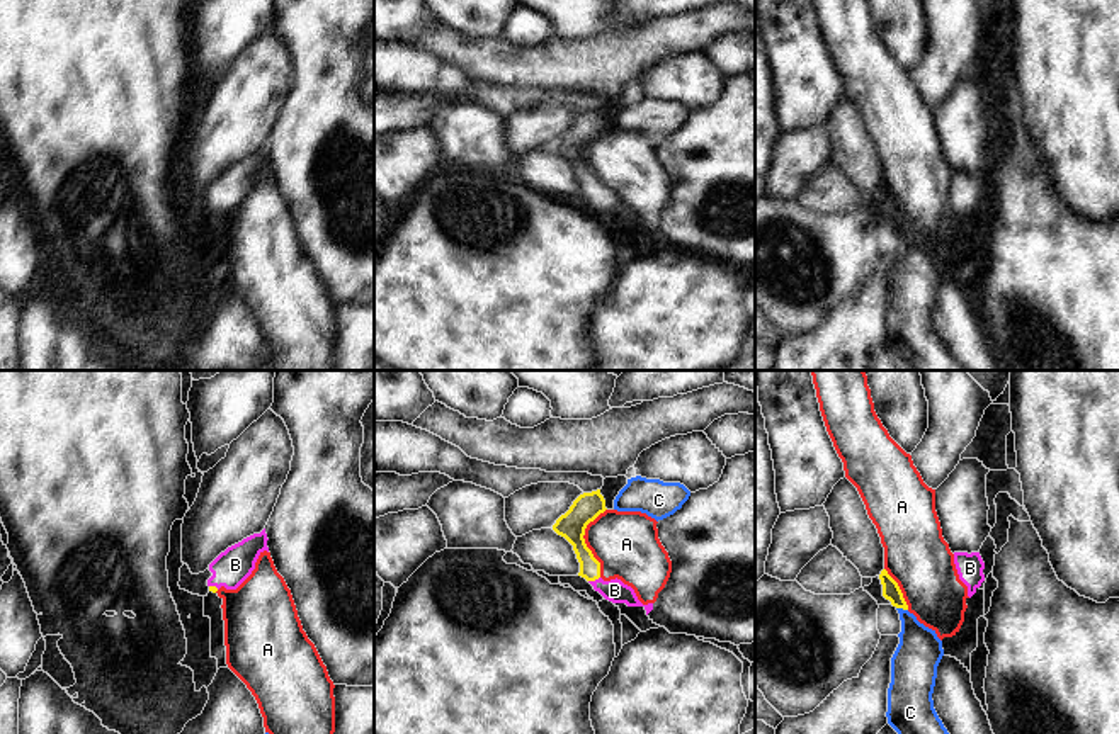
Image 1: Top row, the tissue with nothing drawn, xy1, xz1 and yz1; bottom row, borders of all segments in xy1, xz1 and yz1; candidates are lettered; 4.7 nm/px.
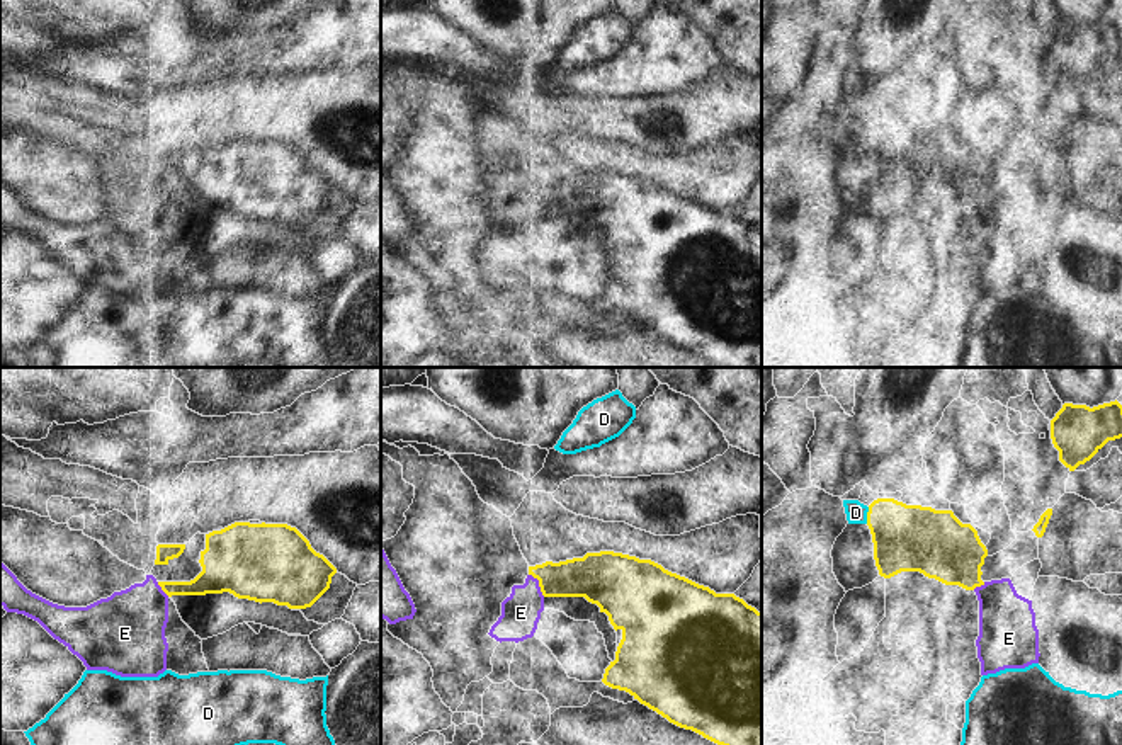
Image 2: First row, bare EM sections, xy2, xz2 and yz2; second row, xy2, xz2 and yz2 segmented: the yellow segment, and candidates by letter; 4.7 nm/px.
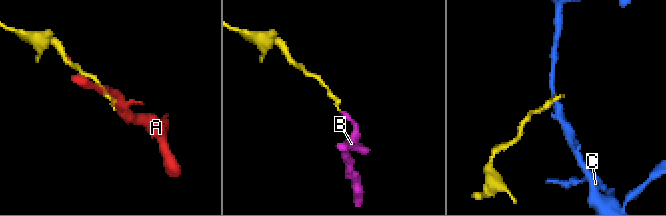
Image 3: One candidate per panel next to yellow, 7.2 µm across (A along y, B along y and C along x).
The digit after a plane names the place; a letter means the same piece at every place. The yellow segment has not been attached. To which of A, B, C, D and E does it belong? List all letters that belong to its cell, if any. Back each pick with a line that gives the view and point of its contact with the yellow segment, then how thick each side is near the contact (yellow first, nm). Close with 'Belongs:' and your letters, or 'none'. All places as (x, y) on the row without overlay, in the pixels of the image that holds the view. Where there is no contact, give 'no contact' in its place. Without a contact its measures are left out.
B: xz1 (594, 199) | 100/110 nm
Belongs: B

